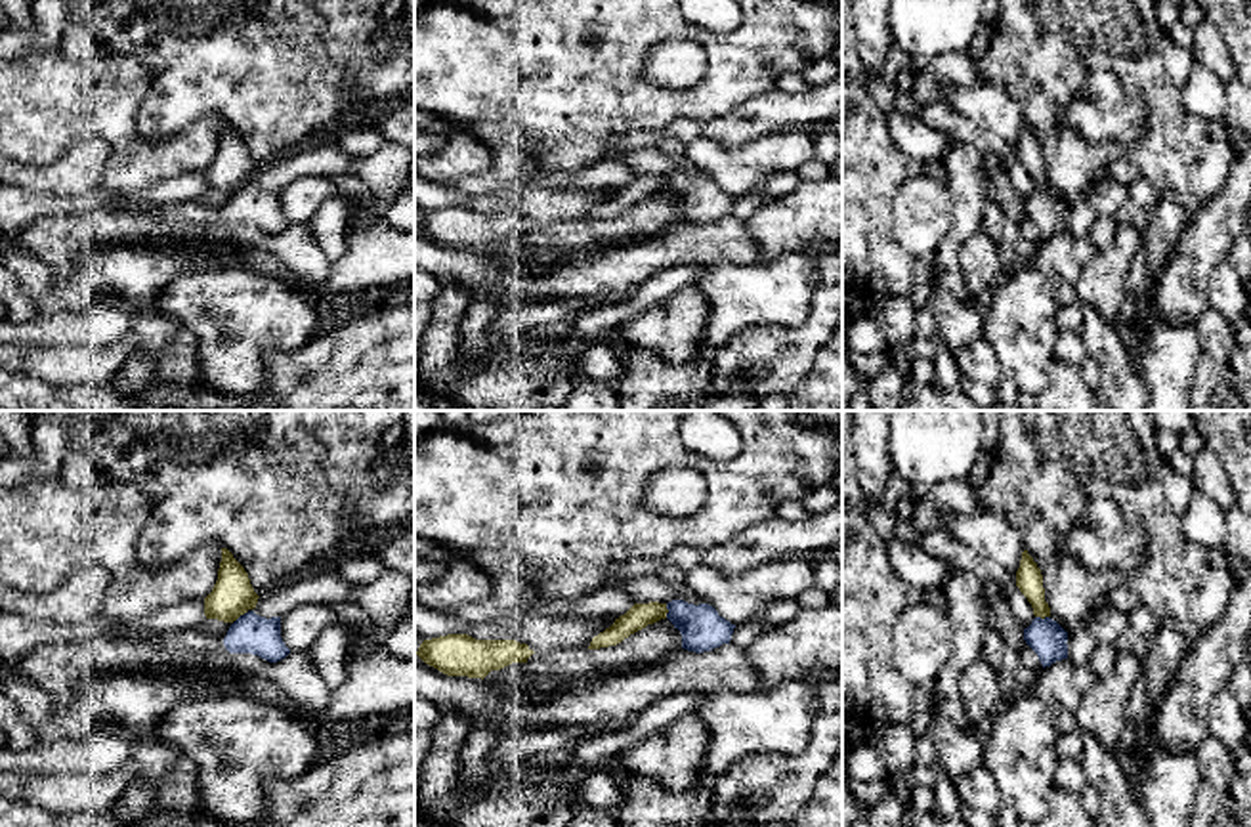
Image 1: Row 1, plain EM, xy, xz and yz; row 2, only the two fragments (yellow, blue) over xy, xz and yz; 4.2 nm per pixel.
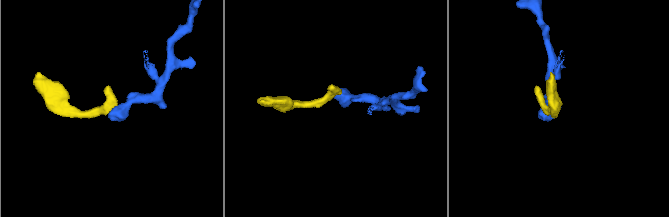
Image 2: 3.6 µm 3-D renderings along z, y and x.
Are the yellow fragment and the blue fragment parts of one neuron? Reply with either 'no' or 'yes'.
no

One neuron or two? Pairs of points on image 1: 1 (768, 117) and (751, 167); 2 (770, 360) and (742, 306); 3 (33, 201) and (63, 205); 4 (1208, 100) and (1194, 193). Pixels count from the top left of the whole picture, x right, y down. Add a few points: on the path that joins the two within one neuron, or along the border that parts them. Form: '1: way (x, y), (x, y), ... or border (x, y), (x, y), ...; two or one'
1: border (805, 128), (770, 132), (736, 148), (717, 146); two
2: border (799, 327), (749, 327), (715, 350); two
3: way (41, 205), (56, 205); one
4: way (1194, 123), (1194, 170); one

